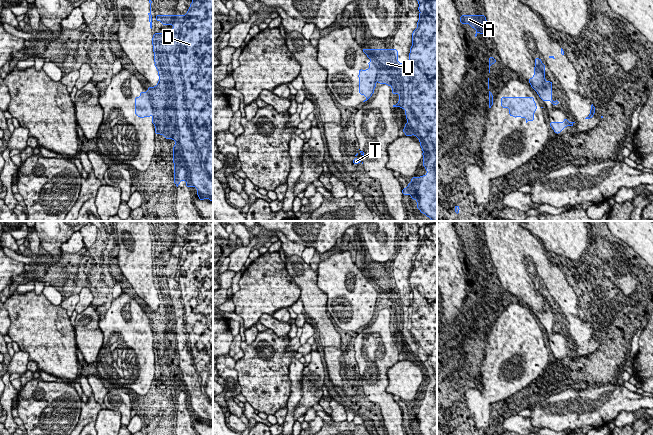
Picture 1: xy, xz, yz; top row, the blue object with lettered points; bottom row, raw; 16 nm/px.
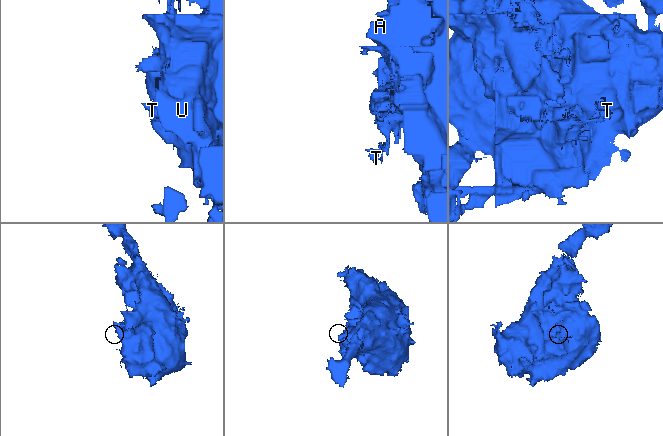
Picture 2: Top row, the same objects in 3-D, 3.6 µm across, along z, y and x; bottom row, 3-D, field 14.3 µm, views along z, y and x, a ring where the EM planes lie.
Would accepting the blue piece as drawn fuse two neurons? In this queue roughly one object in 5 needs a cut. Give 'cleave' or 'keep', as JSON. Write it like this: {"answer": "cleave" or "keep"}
{"answer": "keep"}

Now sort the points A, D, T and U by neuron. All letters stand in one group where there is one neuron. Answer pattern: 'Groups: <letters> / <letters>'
Groups: A D T U

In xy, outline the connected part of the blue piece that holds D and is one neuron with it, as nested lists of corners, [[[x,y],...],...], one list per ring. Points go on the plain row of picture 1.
[[[193,221],[185,239],[156,239],[156,245],[162,249],[173,249],[169,257],[154,257],[152,262],[154,276],[154,290],[158,294],[160,304],[155,311],[150,310],[146,316],[140,316],[140,321],[135,321],[135,339],[139,342],[152,341],[152,348],[155,349],[155,358],[162,358],[165,363],[172,363],[176,367],[173,374],[174,407],[178,411],[181,405],[186,405],[186,411],[196,411],[198,423],[209,422],[213,426],[213,221]]]

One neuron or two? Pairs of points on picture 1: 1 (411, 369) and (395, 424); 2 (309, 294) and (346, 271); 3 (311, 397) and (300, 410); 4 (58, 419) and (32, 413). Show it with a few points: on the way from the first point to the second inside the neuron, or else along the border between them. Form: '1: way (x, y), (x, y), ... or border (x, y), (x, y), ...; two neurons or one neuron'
1: border (387, 372), (387, 391), (393, 395); two neurons
2: border (316, 273), (316, 285), (326, 295), (327, 310); two neurons
3: way (308, 400), (302, 407); one neuron
4: way (52, 417), (44, 417), (38, 413); one neuron

